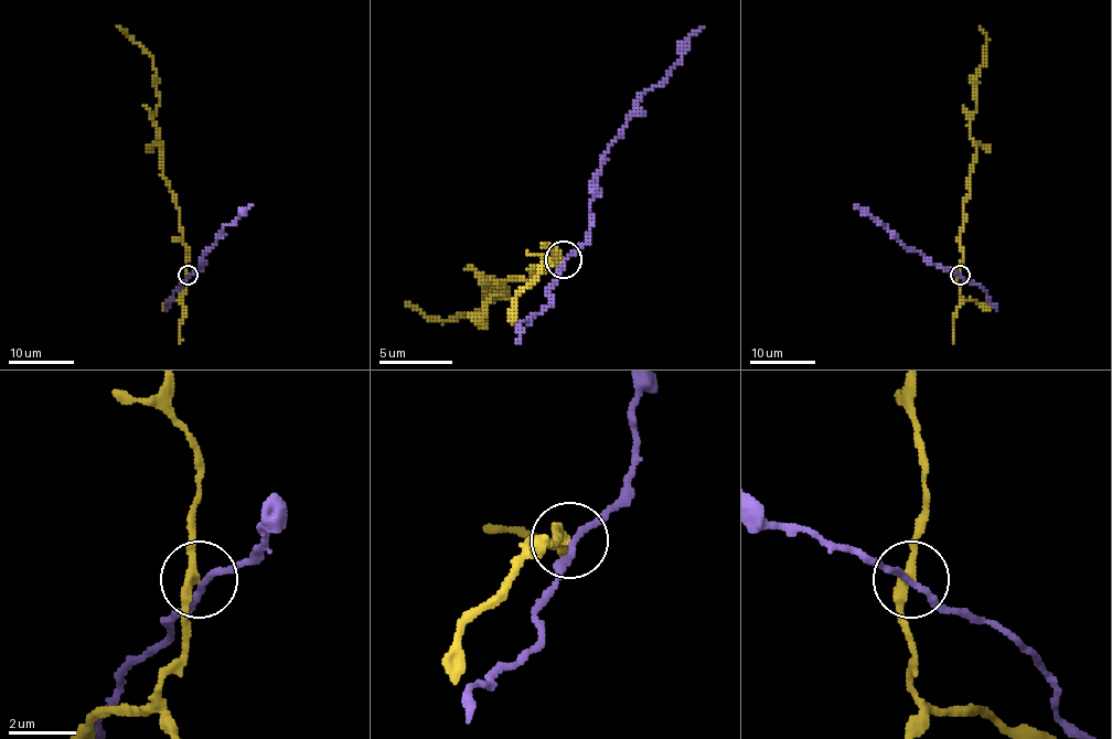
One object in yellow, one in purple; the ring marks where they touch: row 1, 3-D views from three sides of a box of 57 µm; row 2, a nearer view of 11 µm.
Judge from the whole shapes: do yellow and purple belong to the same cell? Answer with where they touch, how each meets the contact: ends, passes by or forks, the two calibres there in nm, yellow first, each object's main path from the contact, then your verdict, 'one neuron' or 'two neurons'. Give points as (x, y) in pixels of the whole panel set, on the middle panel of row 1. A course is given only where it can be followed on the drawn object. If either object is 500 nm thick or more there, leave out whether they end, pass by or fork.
place (563, 259); yellow passes by; purple passes by; calibres 280 and 180 nm; course yellow (564, 258), (505, 284), (505, 295), (487, 284), (498, 299), (494, 291), (483, 317), (428, 321), (406, 306); course purple (564, 258), (586, 239), (594, 174), (608, 148), (638, 111), (638, 100), (682, 56), (682, 45), (704, 27); two neurons

